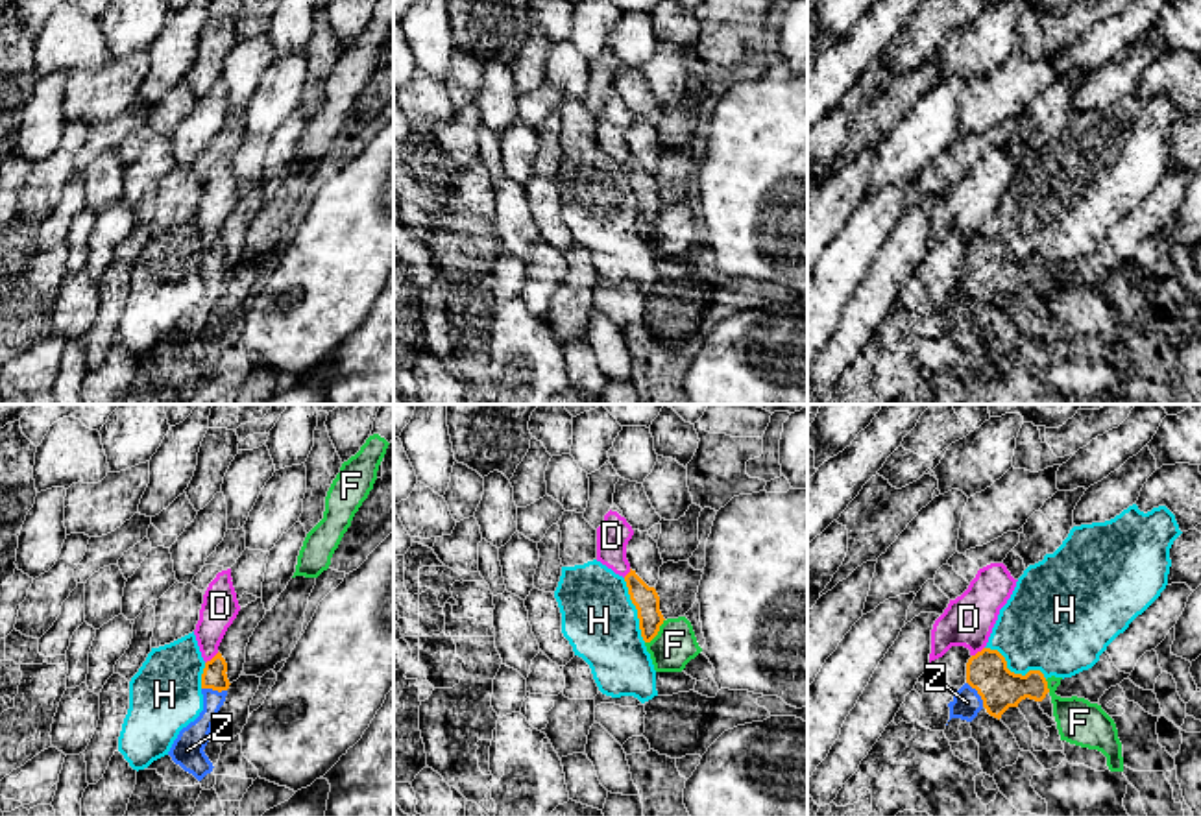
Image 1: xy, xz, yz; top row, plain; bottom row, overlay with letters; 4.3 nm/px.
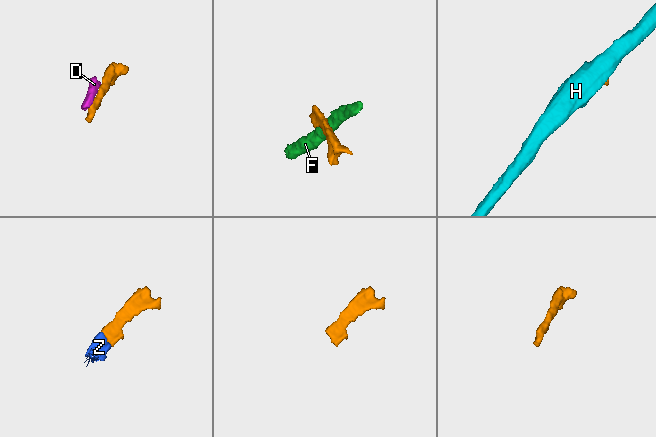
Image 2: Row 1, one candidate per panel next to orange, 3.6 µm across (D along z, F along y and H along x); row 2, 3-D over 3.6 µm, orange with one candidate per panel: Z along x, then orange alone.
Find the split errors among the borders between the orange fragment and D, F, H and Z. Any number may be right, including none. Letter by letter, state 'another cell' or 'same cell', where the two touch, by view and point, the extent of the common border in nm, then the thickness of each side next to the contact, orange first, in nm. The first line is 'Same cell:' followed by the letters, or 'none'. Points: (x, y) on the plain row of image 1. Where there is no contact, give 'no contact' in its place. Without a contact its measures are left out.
Same cell: Z
D: another cell; contact xy (213, 244); length 80 nm; calibres 100 and 160 nm
F: another cell; contact xz (658, 216); length 140 nm; calibres 120 and 190 nm
H: another cell; contact yz (1013, 259); length 300 nm; calibres 180 and 380 nm
Z: same cell; contact yz (978, 279); length 130 nm; calibres 180 and 120 nm

